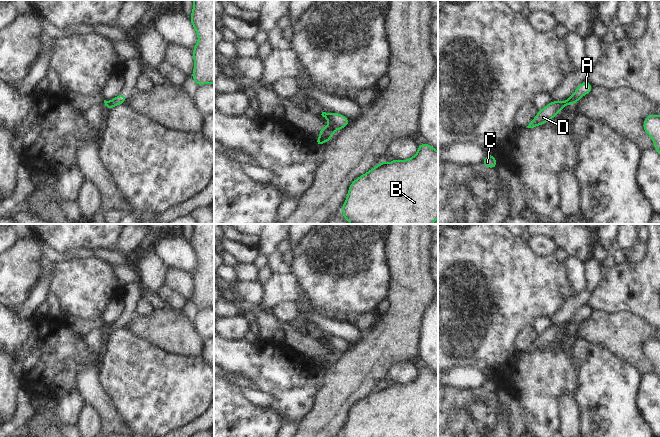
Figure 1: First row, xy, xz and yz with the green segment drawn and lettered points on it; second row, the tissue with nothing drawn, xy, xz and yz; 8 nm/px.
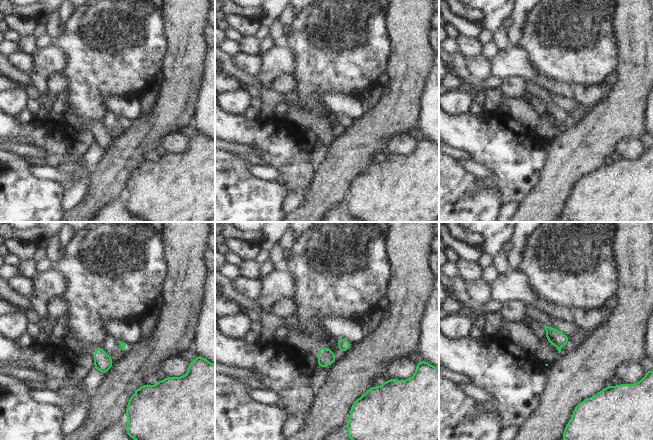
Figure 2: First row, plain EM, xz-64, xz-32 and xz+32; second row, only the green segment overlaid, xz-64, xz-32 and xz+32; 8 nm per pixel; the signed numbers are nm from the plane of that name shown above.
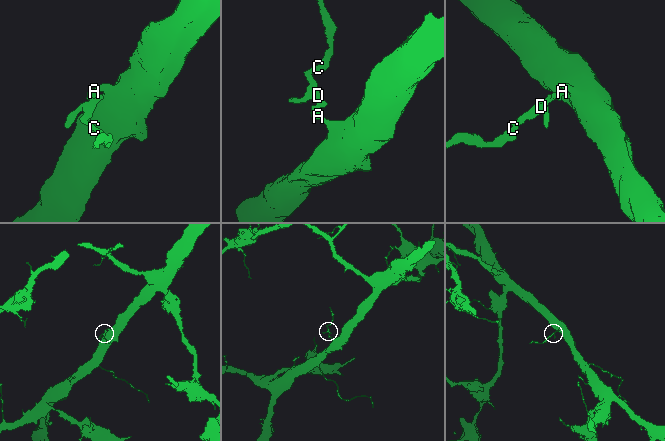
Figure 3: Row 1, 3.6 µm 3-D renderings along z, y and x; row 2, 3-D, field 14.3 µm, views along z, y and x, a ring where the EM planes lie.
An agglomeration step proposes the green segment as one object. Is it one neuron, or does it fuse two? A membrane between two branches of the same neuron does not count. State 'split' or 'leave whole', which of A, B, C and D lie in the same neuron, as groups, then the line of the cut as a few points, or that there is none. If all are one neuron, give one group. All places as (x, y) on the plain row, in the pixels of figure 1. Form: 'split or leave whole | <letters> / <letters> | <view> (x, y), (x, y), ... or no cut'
split | A B / C D | xz (329, 347), (334, 354)

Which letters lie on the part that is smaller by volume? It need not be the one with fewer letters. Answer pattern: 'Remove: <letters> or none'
Remove: C, D

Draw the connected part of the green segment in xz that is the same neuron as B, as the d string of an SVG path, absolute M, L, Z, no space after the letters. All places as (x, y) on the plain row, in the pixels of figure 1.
M424 367L418 369L417 377L407 384L380 386L351 407L342 437L438 437L438 375Z

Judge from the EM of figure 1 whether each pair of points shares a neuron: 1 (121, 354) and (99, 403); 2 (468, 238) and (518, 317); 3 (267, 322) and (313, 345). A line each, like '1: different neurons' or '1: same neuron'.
1: different neurons
2: same neuron
3: same neuron

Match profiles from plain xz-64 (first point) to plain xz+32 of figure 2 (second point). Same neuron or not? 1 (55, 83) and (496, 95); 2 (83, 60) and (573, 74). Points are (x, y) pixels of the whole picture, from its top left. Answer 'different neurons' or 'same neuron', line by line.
1: different neurons
2: same neuron

